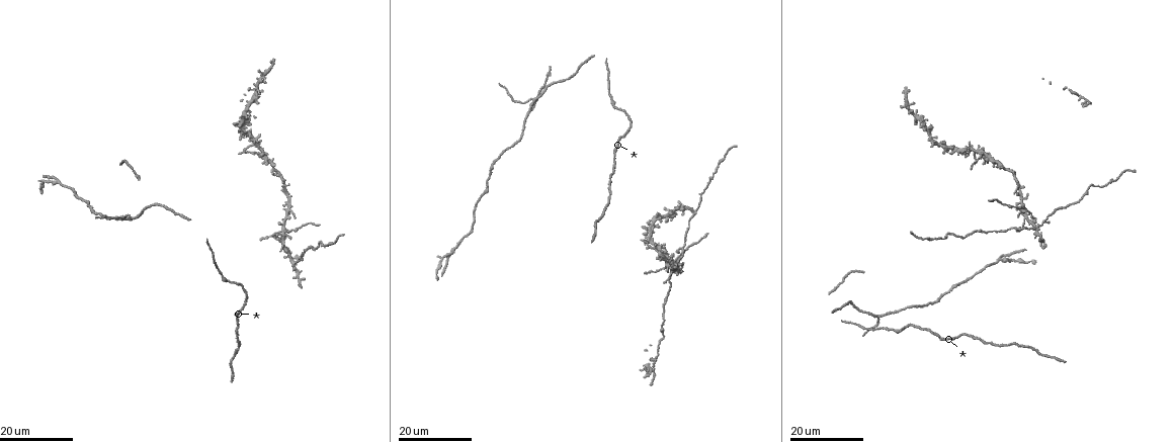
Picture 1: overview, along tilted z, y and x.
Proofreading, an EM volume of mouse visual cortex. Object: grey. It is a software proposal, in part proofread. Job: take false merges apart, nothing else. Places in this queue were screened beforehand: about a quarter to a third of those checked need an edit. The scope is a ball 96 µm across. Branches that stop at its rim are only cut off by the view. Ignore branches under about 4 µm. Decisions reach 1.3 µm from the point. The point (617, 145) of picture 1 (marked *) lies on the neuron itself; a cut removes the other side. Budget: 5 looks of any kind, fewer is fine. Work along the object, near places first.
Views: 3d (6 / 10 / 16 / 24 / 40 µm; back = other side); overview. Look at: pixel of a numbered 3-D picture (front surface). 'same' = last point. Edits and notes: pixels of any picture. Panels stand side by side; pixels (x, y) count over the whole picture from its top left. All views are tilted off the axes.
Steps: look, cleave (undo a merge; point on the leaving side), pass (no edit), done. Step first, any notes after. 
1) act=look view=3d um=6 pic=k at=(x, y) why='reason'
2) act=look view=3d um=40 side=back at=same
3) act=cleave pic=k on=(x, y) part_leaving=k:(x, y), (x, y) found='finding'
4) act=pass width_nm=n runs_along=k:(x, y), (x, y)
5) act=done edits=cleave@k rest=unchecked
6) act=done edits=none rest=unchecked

act=look view=3d um=24 pic=1 at=(264, 157) why='four or more arms meet'

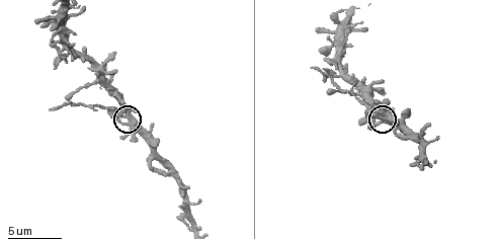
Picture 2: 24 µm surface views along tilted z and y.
act=look view=3d um=10 pic=2 at=(130, 121) why='closer look'

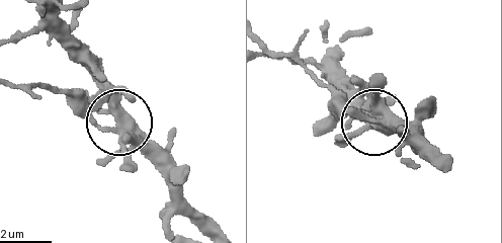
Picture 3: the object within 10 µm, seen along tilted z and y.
act=pass width_nm=360 found='all the same neuron'

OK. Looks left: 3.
act=look view=3d um=16 pic=1 at=(875, 315) why='small branch off a trunk'

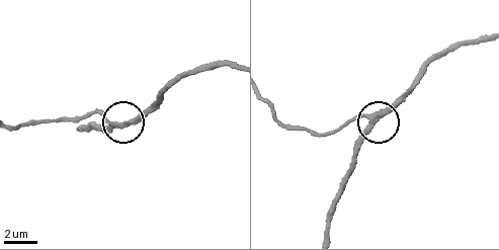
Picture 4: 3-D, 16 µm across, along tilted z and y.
act=look view=3d um=10 pic=4 at=(369, 118)

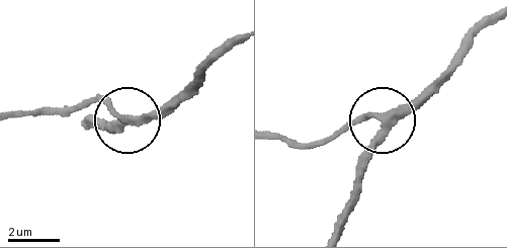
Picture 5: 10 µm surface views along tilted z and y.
act=pass arms=3 runs_along=5:(488, 26), (421, 96), (382, 118), (335, 131) found='one neuron here'

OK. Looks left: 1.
act=done edits=none rest=unchecked

